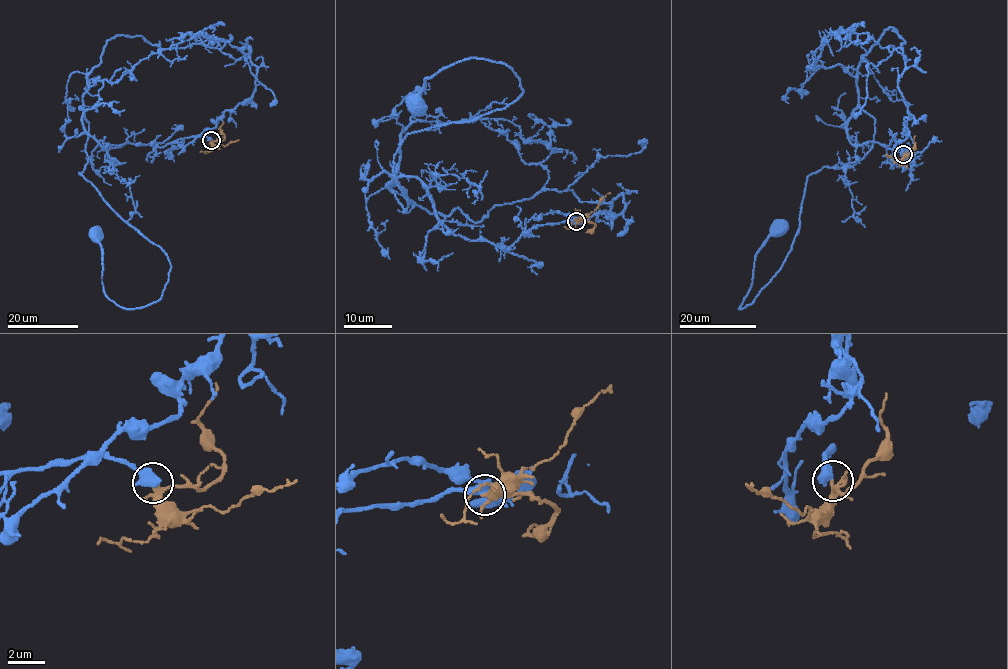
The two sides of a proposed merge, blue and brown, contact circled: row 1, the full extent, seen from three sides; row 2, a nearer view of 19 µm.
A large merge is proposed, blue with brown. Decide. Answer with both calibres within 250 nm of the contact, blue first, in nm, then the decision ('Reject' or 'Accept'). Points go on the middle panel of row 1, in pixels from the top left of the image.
Thickness 650 nm (blue) against 200 nm. Accept

